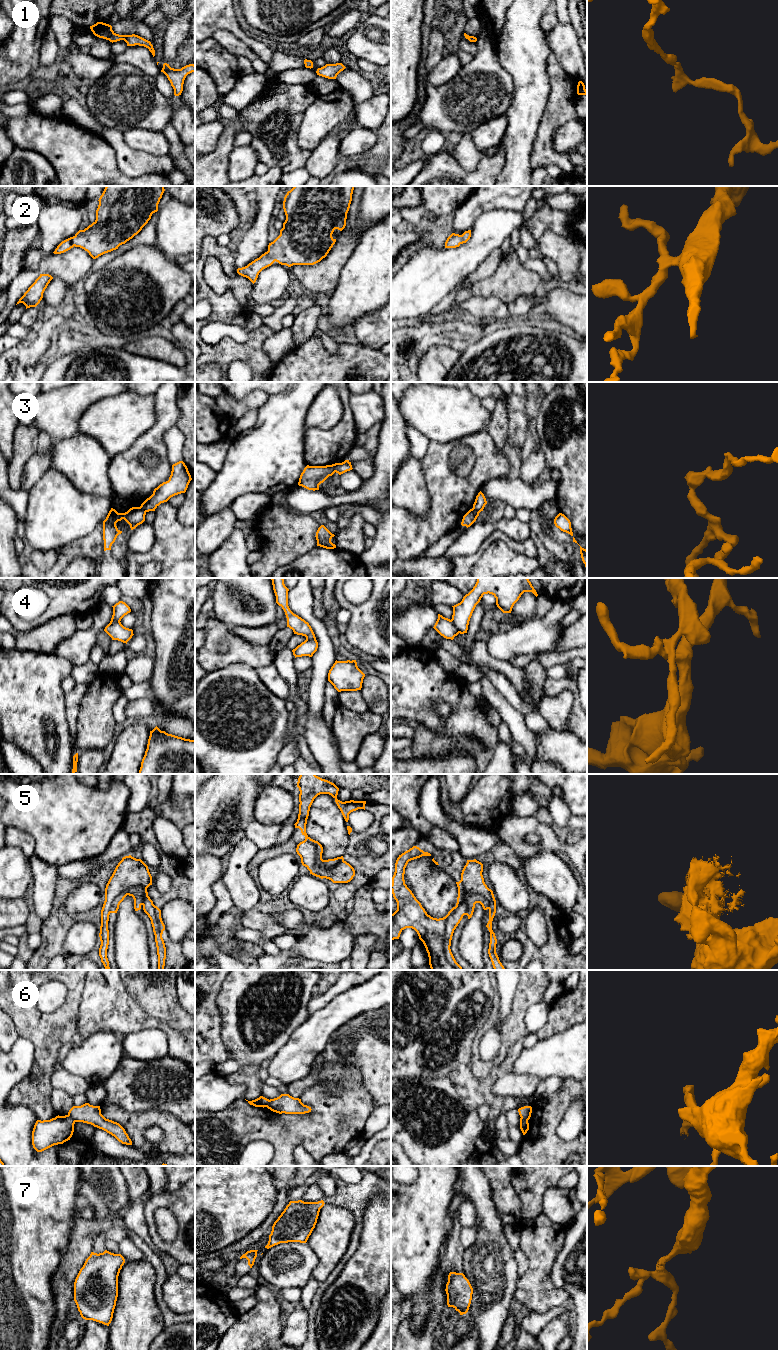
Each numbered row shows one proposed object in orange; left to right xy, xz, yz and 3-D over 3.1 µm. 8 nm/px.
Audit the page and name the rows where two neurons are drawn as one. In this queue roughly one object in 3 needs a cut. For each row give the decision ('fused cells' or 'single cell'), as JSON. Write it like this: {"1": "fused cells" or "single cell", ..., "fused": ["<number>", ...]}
{"1": "single cell", "2": "single cell", "3": "fused cells", "4": "fused cells", "5": "fused cells", "6": "fused cells", "7": "single cell", "fused": ["3", "4", "5", "6"]}

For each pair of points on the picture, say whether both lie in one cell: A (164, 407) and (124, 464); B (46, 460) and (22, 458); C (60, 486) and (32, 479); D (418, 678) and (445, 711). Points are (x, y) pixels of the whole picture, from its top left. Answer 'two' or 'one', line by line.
A: one
B: two
C: two
D: two

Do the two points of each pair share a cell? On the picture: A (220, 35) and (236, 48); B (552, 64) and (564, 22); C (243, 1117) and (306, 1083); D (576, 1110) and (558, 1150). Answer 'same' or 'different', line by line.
A: same
B: different
C: different
D: different

